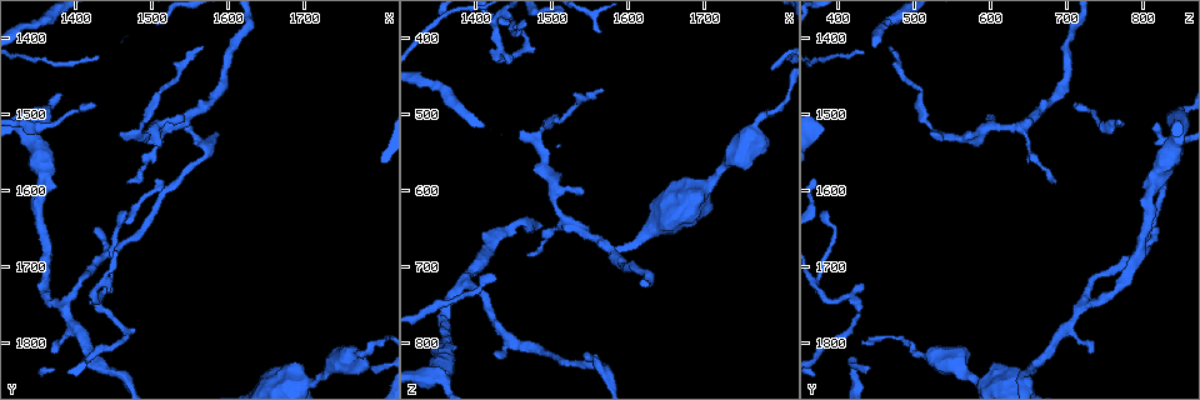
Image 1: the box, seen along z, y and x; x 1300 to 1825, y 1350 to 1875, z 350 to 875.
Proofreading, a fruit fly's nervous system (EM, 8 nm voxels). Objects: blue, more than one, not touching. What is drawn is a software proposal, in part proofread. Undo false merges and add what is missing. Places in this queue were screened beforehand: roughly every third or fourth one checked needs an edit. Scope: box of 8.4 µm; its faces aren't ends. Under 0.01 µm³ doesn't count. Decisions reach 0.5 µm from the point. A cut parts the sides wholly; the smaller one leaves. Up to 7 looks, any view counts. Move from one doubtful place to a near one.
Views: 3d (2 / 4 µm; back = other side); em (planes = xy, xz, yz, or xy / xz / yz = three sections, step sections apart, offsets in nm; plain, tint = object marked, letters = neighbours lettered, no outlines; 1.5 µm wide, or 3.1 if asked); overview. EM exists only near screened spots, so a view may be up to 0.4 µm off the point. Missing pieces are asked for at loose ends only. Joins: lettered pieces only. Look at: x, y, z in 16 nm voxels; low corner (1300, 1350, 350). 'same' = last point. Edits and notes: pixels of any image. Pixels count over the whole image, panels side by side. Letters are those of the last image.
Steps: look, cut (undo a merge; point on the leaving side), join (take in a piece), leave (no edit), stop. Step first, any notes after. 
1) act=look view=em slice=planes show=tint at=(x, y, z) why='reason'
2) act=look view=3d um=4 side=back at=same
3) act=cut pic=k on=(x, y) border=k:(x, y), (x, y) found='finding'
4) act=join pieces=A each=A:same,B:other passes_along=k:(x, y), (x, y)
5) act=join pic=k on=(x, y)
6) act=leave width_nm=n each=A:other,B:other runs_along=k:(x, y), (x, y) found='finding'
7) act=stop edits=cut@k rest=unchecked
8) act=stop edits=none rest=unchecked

act=look view=3d um=4 at=(1545, 1505, 605) why='an open end'

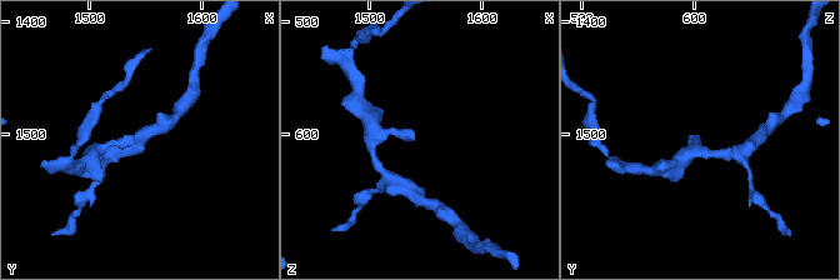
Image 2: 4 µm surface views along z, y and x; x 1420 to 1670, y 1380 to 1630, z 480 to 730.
act=look view=em slice=xy step=8 show=letters at=(1540, 1506, 600) why='need the tissue'

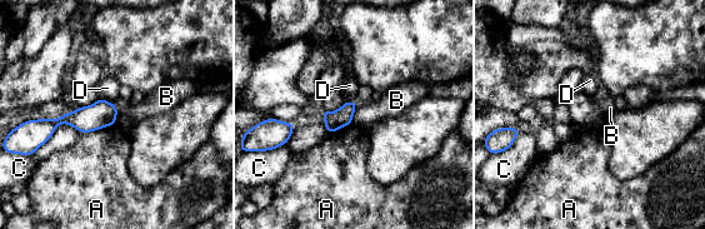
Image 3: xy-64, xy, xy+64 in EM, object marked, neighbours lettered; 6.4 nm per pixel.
act=leave each=A:other,B:other,C:other,D:other runs_along=3:(114, 110), (40, 129) found='no lettered piece goes on from it'

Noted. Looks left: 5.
act=look view=em slice=planes show=letters at=(1425, 1490, 710) why='thin end'

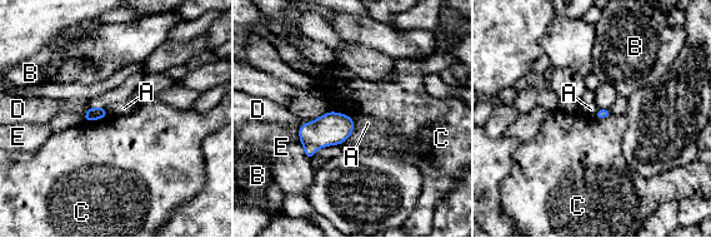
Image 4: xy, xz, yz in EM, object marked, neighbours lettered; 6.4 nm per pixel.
act=leave each=A:other,B:other,C:other,D:other,E:other border=4:(341, 112), (354, 130), (338, 144) found='no lettered piece goes on from it'

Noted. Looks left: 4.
act=look view=em slice=yz step=8 show=tint at=(1780, 1815, 505) why='sudden change in width'

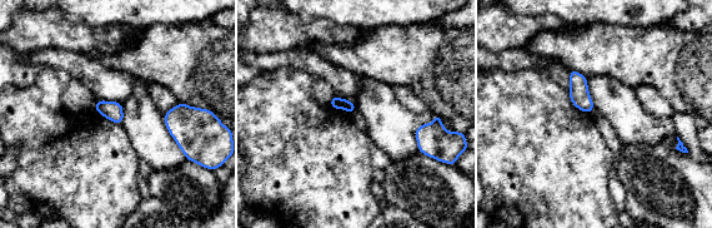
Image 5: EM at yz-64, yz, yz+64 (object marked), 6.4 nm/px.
act=look view=em slice=xz step=8 show=letters at=same

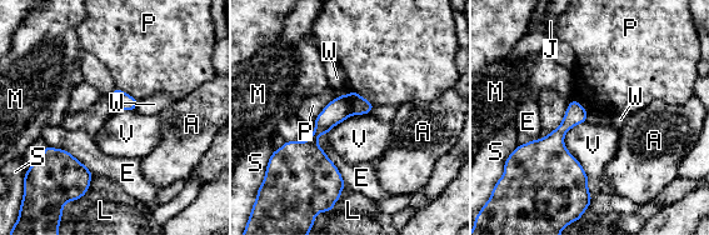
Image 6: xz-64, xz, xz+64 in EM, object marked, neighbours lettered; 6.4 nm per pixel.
act=cut pic=6 on=(359, 105) longest_contact=V:500nm each=A:other,E:other,J:other,L:other,M:other,P:other,S:other,V:other,W:other found='two cells meet here'

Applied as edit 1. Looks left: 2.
act=stop edits=cut@6 rest=unchecked

